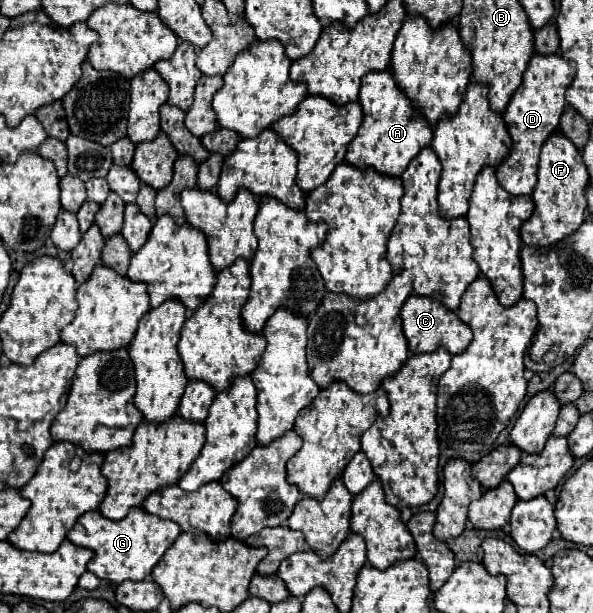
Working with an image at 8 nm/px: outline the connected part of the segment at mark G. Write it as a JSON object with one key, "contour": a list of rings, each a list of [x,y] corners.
{"contour":[[[134,508],[128,512],[124,520],[110,520],[102,516],[98,510],[90,510],[82,514],[74,528],[68,532],[68,540],[94,550],[94,558],[88,562],[88,570],[94,572],[98,578],[120,584],[124,580],[144,580],[164,552],[172,546],[178,538],[180,528],[172,520],[162,520],[154,514],[148,514],[144,508]]]}

